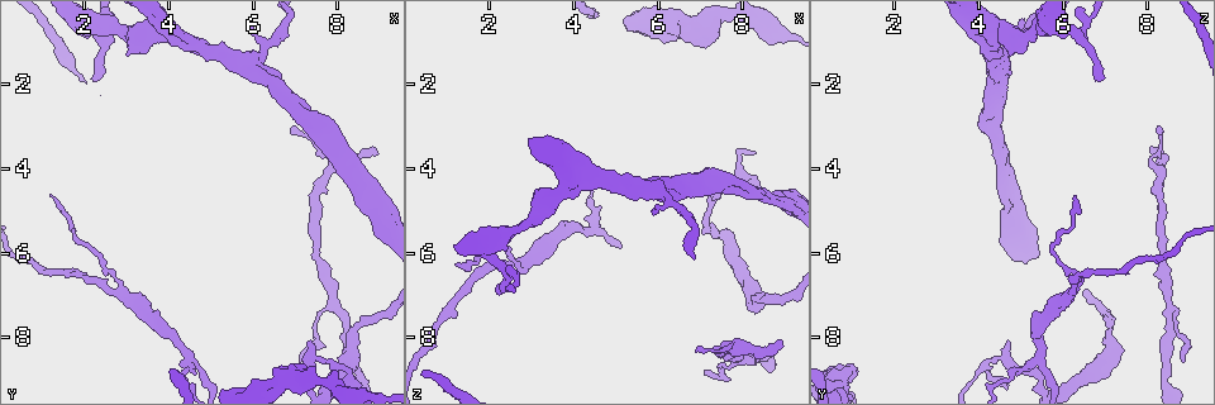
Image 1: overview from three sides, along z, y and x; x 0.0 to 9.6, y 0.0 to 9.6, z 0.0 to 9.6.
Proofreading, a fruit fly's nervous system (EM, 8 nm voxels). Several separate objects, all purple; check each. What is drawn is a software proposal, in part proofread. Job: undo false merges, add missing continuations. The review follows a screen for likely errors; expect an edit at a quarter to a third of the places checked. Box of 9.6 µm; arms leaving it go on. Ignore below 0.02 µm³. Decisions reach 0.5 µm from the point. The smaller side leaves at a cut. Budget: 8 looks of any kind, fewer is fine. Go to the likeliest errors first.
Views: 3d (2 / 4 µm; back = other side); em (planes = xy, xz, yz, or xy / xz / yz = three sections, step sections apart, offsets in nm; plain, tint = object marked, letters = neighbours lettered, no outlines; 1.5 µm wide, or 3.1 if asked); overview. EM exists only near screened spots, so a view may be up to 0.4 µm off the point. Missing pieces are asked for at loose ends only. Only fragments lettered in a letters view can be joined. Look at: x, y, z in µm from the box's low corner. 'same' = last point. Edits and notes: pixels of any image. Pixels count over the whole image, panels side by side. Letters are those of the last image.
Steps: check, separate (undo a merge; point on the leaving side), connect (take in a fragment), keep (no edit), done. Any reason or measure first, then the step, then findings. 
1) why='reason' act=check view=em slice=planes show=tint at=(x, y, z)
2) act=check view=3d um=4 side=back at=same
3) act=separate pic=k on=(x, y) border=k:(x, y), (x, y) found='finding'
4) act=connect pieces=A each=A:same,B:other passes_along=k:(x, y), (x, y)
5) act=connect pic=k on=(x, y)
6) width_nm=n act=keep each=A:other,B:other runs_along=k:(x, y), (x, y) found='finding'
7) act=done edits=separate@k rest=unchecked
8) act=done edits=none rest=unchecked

why='three-way junction' act=check view=3d um=2 at=(4.45, 8.45, 5.40)

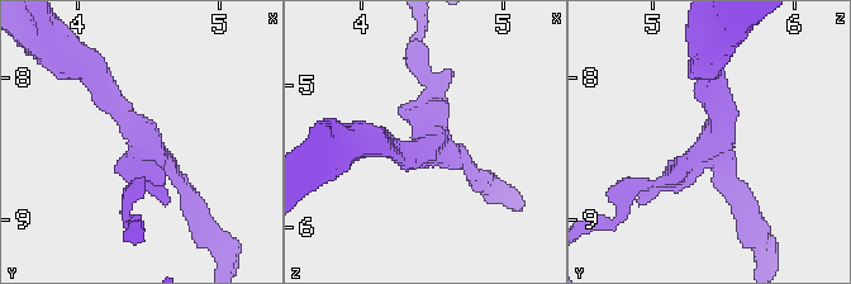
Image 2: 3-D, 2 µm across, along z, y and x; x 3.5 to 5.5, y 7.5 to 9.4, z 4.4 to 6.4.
arms=3 why='now the EM' act=check view=em slice=planes show=plain at=(4.50, 8.46, 5.42)

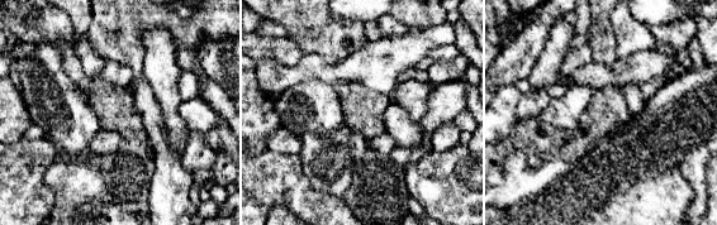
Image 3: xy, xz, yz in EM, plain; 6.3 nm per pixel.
act=check view=em slice=planes show=letters at=same

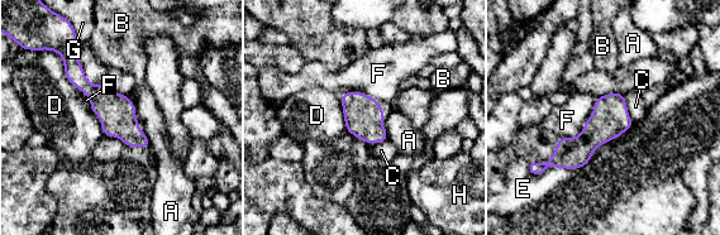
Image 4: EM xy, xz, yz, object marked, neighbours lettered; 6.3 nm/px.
act=keep each=A:other,B:other,C:other,D:other,E:other,F:other,G:other,H:other found='continuous, no second neuron'

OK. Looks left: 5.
why='branch stops here' act=check view=em slice=xy step=8 show=letters at=(8.90, 3.55, 8.00)

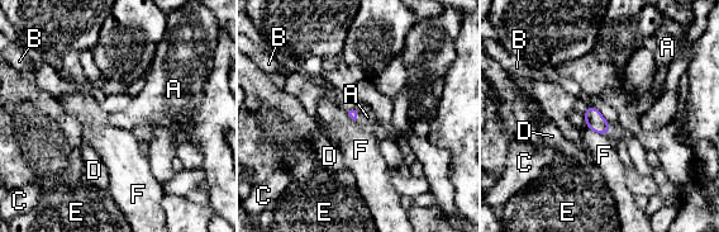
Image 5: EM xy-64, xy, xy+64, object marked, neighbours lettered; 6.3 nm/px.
act=check view=em slice=planes show=letters at=same

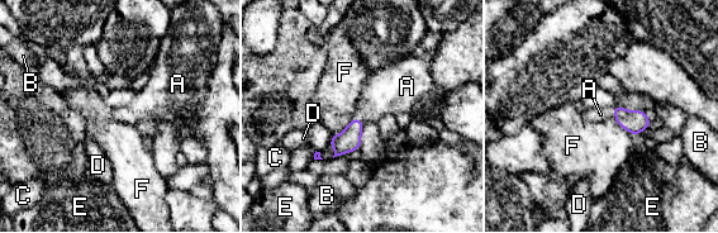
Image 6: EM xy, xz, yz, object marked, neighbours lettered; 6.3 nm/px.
width_nm=110 act=connect pieces=A each=A:same,B:other,C:other,D:other,E:other,F:other passes_along=6:(635, 122), (614, 112), (600, 114) found='the neuron continues'

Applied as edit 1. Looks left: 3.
why='thick turns thin' act=check view=3d um=4 at=(8.30, 8.10, 7.10)

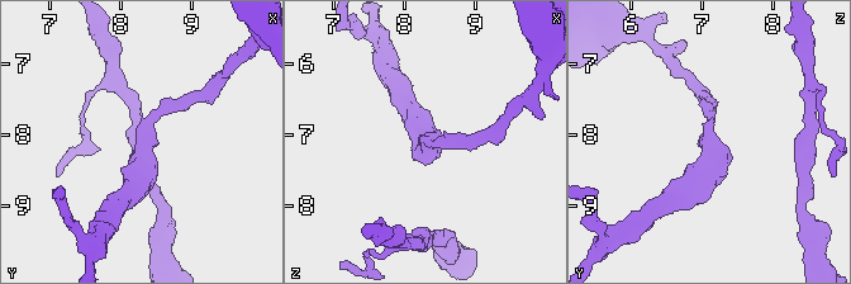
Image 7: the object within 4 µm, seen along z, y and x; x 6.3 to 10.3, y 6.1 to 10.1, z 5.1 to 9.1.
arm_widths_nm=170,400 act=check view=em slice=planes show=letters at=(8.30, 8.00, 7.10)

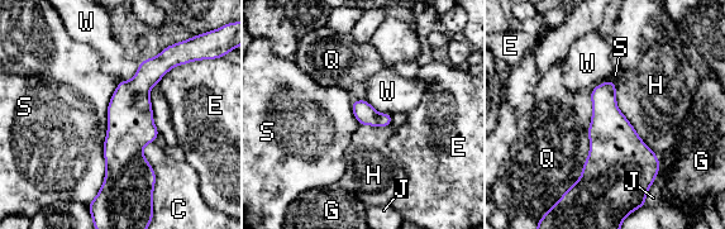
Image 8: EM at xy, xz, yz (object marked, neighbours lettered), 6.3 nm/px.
width_nm=130 act=keep each=C:other,E:other,G:other,H:other,J:other,Q:other,S:other,W:other border=8:(615, 85), (616, 108), (659, 161) found='one neuron here'

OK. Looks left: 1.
act=done edits=connect@6 rest=unchecked

